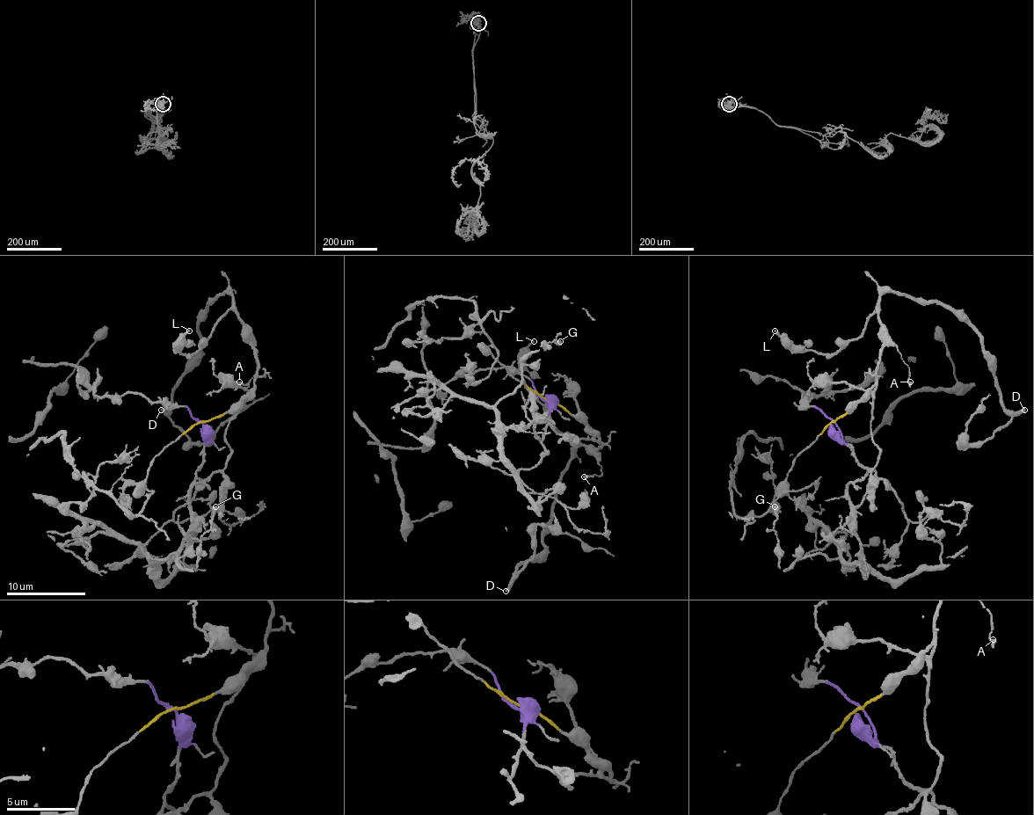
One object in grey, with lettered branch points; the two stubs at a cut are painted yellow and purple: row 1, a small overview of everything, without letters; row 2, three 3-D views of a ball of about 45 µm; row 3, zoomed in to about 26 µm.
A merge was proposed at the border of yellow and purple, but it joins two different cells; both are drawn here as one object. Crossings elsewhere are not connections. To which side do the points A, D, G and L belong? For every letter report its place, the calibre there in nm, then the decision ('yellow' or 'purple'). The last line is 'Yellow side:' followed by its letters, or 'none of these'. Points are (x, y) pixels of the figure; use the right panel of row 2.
A: place (910, 382); calibre 240 nm; yellow
D: place (1024, 410); calibre 360 nm; yellow
G: place (775, 506); calibre 400 nm; purple
L: place (775, 331); calibre 190 nm; yellow
Yellow side: A, D, L

